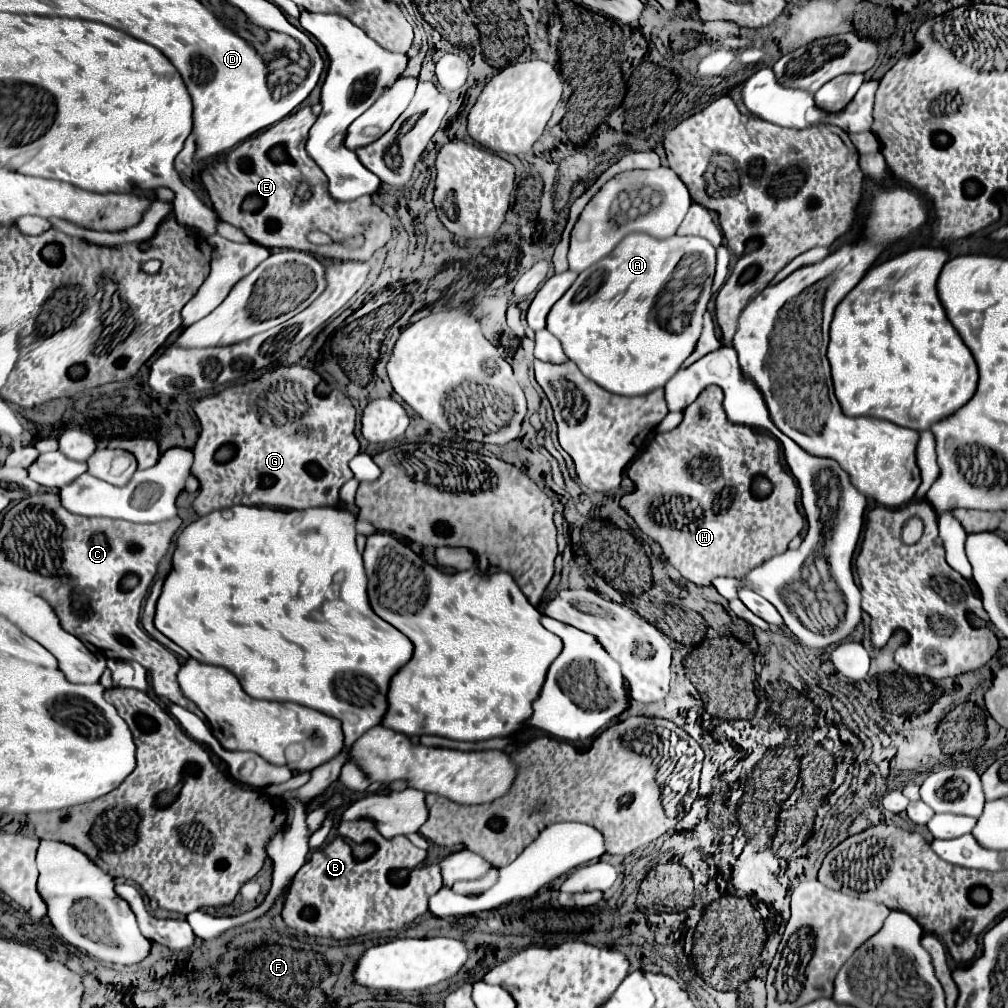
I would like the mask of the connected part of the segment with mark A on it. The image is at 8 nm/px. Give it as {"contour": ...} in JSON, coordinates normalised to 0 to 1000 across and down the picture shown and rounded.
{"contour":[[[625,231],[601,257],[595,257],[595,261],[577,269],[546,307],[542,326],[558,340],[562,354],[601,388],[613,392],[641,392],[659,384],[688,348],[688,340],[696,328],[696,313],[704,299],[708,271],[702,267],[702,291],[694,291],[685,322],[677,324],[675,330],[665,330],[655,324],[649,305],[649,295],[653,295],[665,279],[677,257],[677,249],[681,253],[677,243],[681,243],[681,239],[673,233],[651,237],[643,231]]]}

